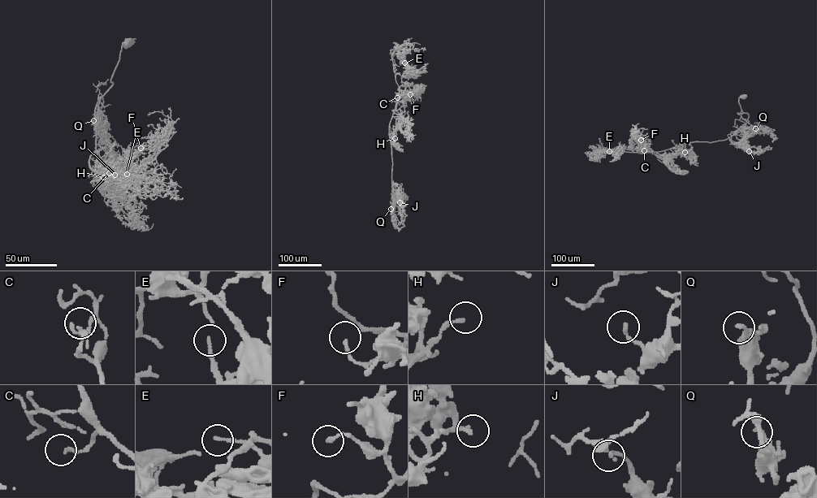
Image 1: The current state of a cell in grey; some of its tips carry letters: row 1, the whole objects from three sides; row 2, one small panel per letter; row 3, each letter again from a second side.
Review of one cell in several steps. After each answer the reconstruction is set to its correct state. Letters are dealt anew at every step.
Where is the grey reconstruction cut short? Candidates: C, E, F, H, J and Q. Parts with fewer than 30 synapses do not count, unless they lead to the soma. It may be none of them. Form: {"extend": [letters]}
{"extend": []}

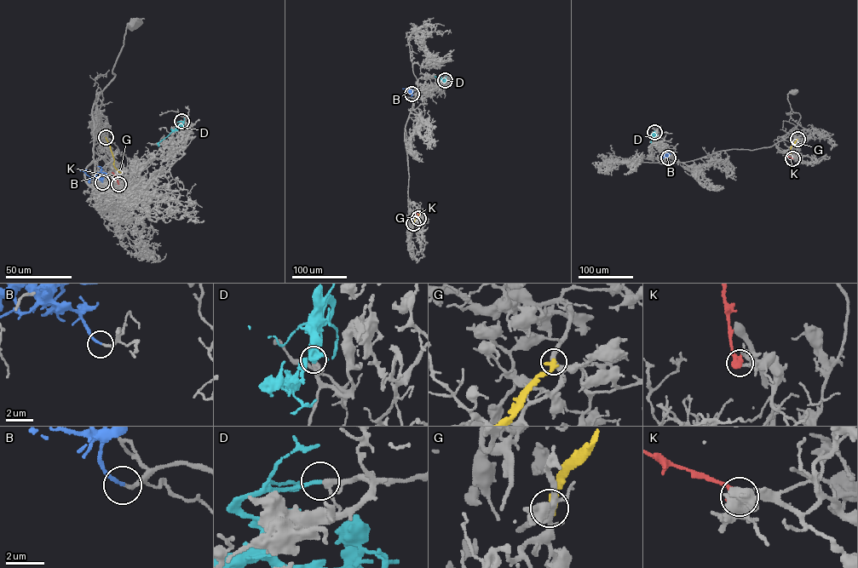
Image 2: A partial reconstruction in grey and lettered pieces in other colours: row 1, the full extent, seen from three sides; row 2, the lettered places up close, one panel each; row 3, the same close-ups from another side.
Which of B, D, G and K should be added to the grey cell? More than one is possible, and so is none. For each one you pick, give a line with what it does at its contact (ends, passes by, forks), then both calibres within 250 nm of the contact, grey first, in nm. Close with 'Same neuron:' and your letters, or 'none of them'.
B: it ends; calibres 190 and 190 nm
D: it ends; calibres 240 and 220 nm
Same neuron: B, D

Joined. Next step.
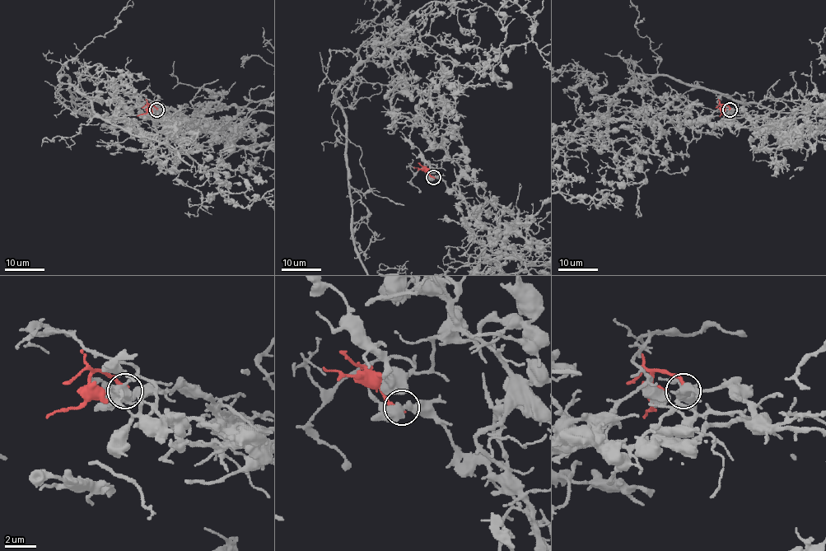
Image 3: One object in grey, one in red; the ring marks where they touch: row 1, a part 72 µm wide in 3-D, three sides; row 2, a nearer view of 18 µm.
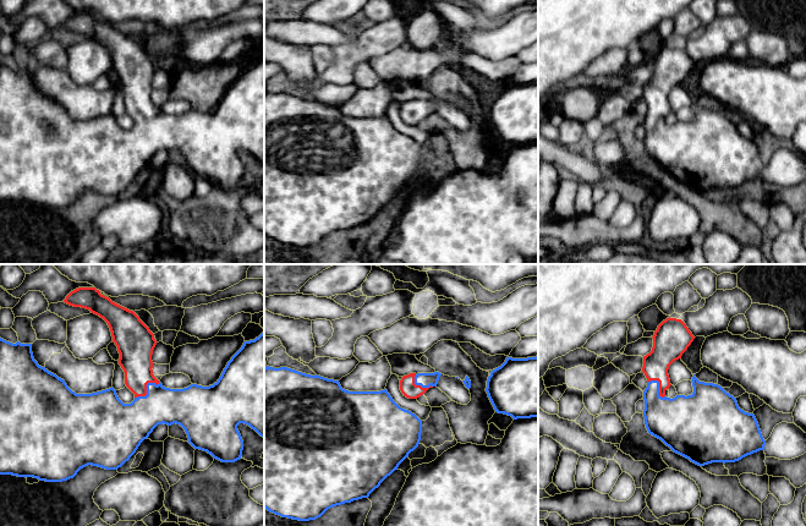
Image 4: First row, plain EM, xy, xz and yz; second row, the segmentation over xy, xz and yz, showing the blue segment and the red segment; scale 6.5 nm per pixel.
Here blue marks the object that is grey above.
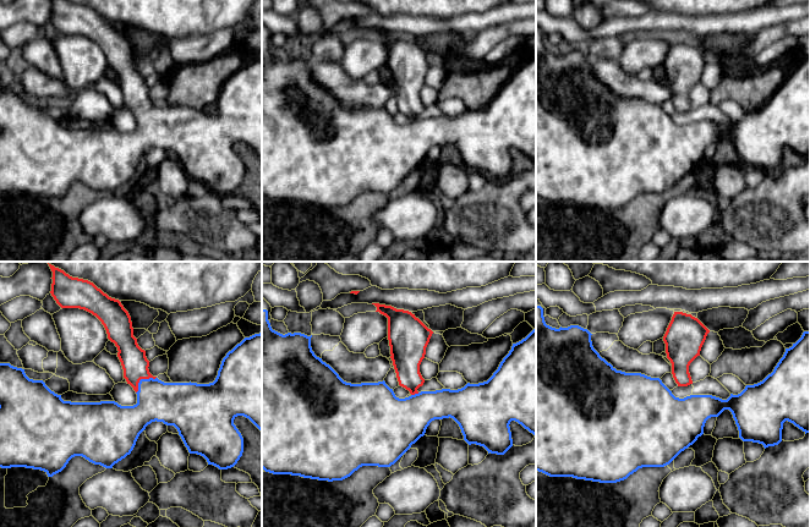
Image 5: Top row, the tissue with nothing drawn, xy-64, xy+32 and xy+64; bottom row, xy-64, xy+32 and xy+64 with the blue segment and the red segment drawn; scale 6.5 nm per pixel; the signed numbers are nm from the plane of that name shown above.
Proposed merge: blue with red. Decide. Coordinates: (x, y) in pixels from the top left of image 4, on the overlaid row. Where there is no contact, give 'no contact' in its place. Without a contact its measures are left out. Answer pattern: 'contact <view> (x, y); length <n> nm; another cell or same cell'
contact xy (147, 388); length 200 nm; same cell

